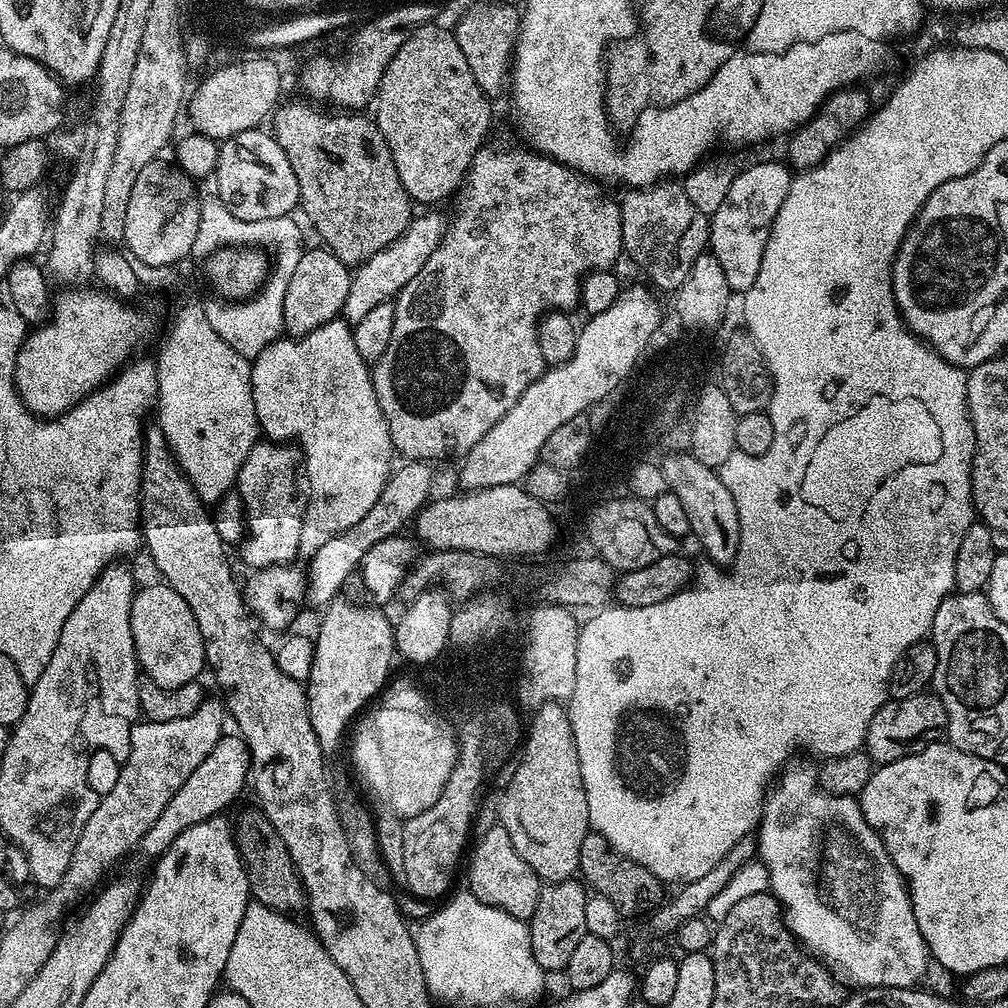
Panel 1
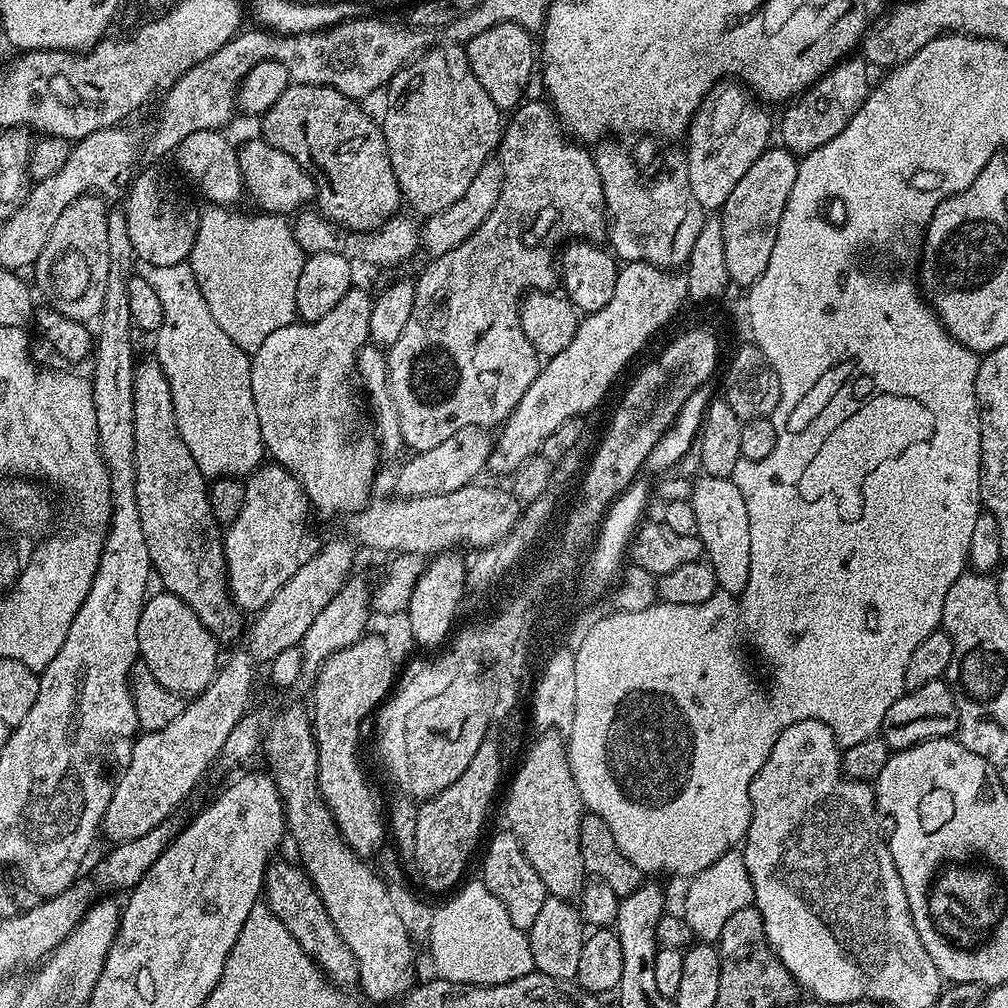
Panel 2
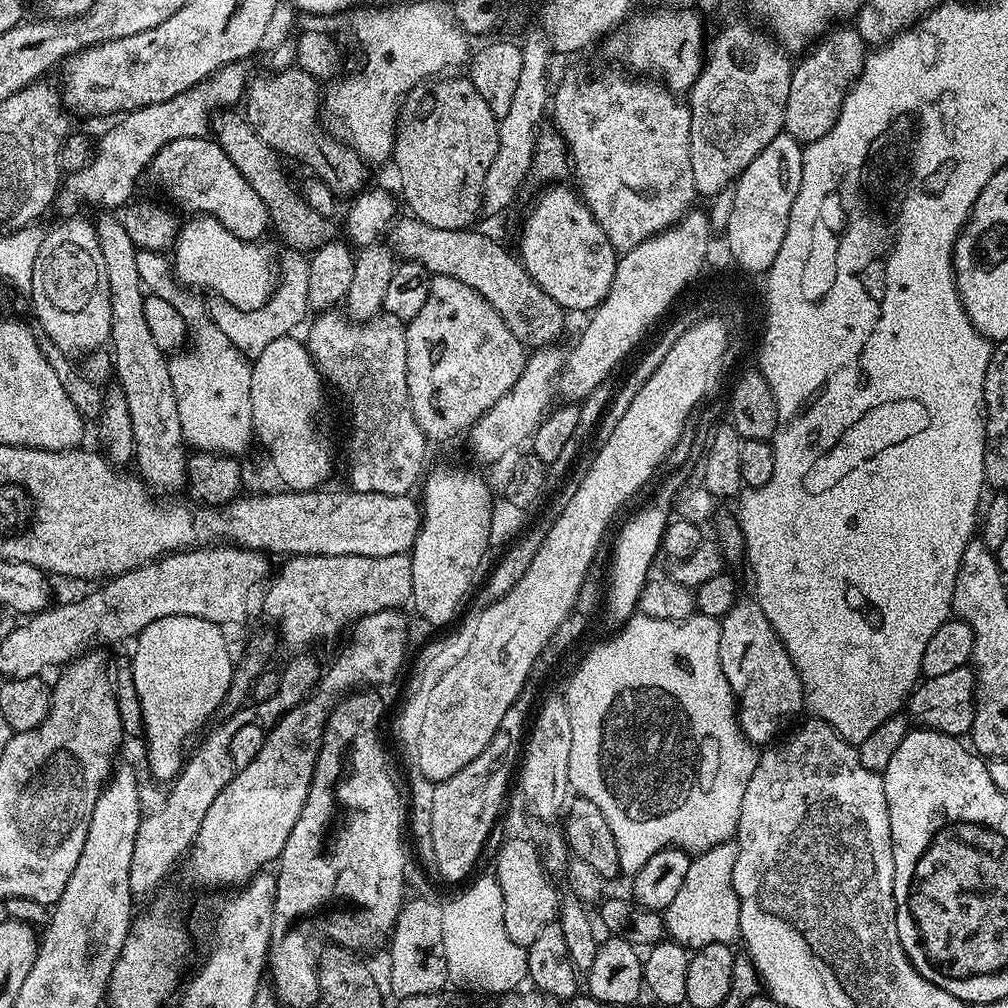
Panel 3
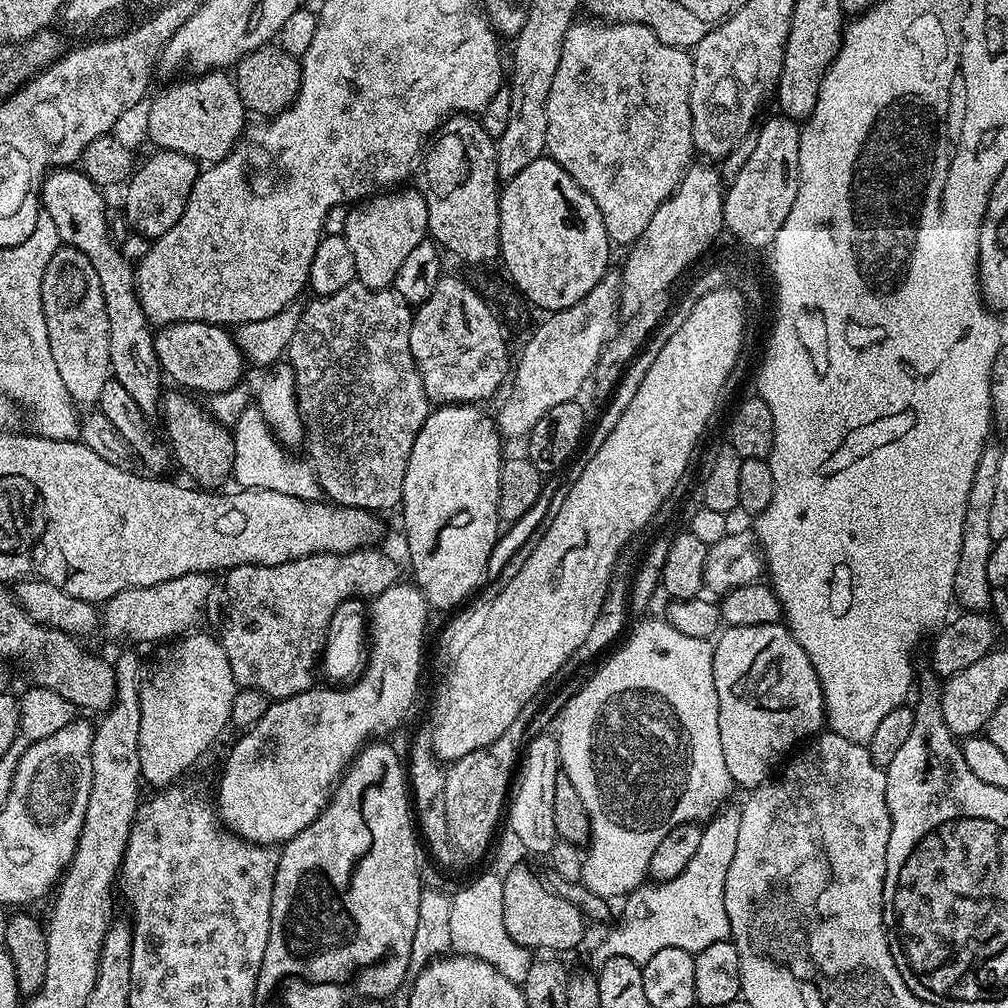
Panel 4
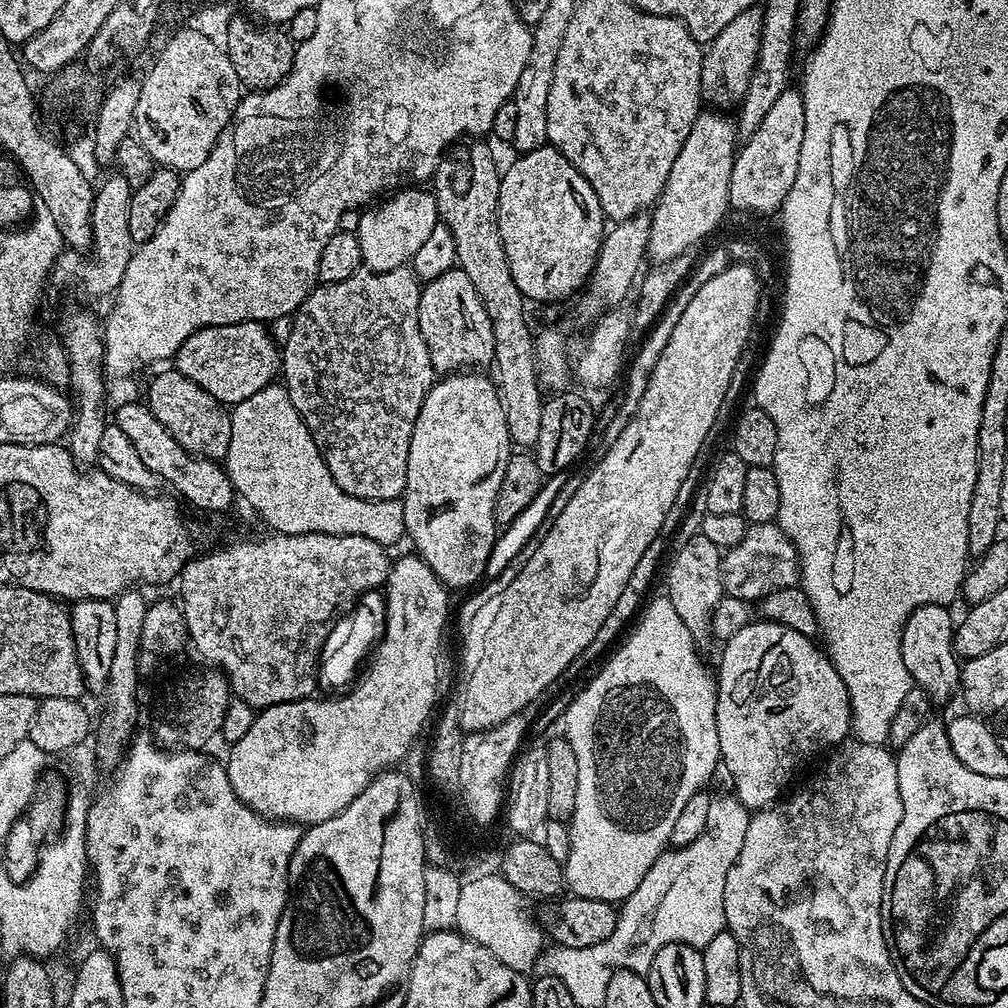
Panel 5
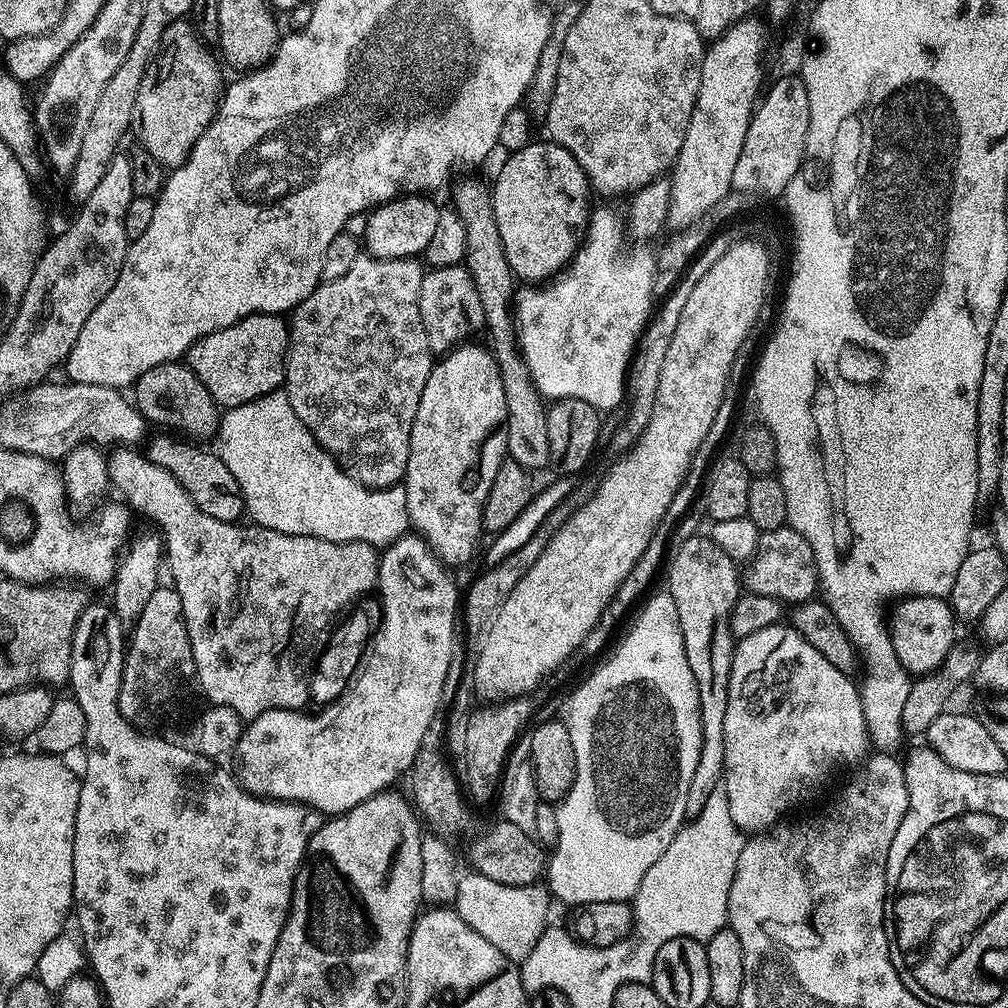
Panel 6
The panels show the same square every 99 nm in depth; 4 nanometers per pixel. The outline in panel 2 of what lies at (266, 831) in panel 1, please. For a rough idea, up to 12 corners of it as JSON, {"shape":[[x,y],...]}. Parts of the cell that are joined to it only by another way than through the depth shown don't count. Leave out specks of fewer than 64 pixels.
{"shape":[[273,859],[263,899],[337,986],[354,956],[303,867]]}

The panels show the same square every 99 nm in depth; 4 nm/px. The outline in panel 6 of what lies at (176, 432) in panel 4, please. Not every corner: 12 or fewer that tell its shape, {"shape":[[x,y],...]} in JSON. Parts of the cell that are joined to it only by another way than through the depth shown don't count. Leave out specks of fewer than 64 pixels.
{"shape":[[184,362],[134,385],[145,421],[217,435],[221,409]]}

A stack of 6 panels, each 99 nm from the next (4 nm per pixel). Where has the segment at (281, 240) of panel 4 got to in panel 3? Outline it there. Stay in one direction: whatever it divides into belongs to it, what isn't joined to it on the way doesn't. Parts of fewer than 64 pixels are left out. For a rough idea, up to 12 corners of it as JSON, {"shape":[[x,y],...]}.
{"shape":[[207,214],[181,227],[174,275],[238,309],[278,287],[263,243]]}

